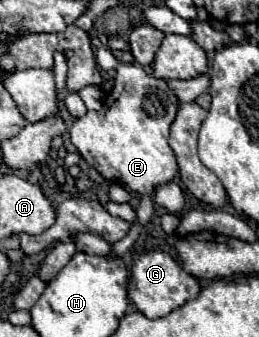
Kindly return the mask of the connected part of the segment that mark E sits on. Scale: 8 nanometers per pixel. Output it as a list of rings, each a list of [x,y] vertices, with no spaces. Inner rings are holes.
[[[91,37],[91,43],[97,48],[97,65],[114,67],[115,86],[107,94],[101,110],[89,110],[83,118],[73,122],[69,130],[71,142],[105,182],[119,184],[127,192],[151,196],[157,186],[171,182],[177,174],[175,154],[169,146],[169,126],[179,102],[165,80],[147,74],[137,64],[117,61],[97,37]]]

